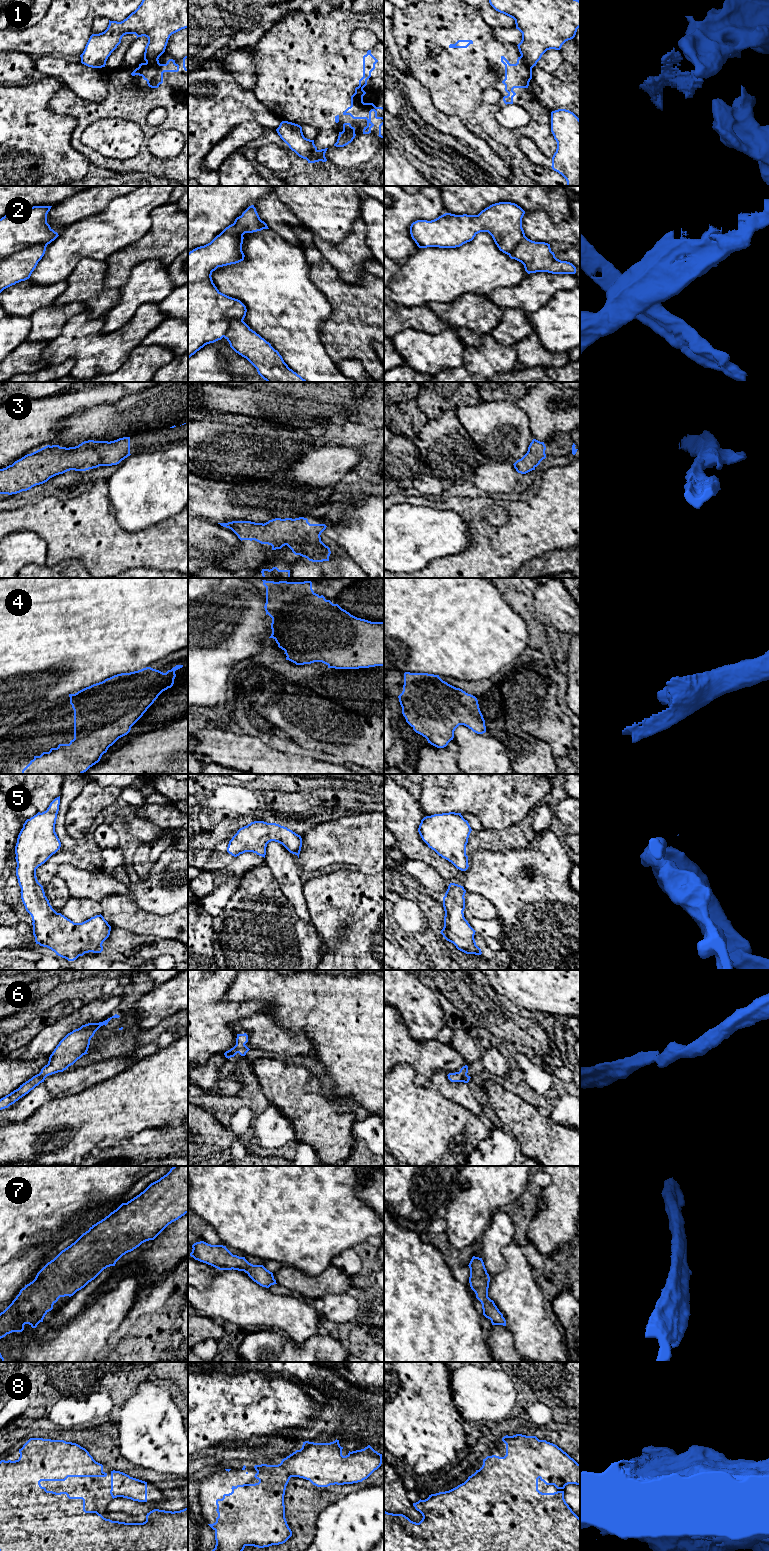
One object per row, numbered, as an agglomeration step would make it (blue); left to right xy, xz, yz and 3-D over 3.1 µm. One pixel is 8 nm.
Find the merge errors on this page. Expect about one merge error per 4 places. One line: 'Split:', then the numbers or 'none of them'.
Split: 1, 2

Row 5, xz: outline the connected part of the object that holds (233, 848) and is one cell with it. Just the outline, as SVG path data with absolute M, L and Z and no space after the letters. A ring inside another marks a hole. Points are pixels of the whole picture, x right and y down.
M254 821L240 828L229 841L227 852L234 857L245 852L253 852L265 858L267 844L271 841L282 844L299 858L301 836L287 827L264 821Z

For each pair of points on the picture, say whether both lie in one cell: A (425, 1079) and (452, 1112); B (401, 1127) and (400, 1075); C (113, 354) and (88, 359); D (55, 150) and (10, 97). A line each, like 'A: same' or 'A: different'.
A: different
B: same
C: same
D: same

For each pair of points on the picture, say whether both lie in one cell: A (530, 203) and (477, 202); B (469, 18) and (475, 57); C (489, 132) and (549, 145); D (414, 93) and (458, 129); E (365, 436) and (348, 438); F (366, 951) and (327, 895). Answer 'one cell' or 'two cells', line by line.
A: one cell
B: one cell
C: one cell
D: one cell
E: one cell
F: one cell

